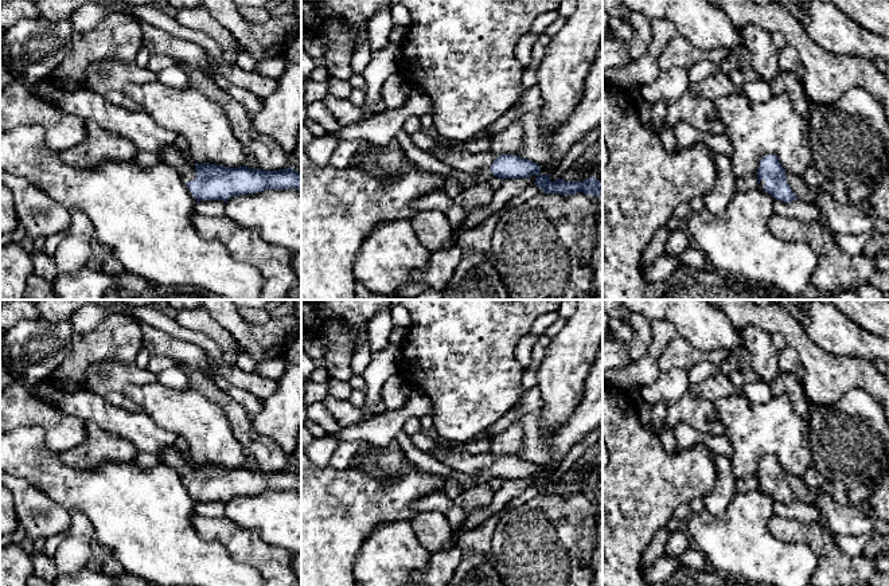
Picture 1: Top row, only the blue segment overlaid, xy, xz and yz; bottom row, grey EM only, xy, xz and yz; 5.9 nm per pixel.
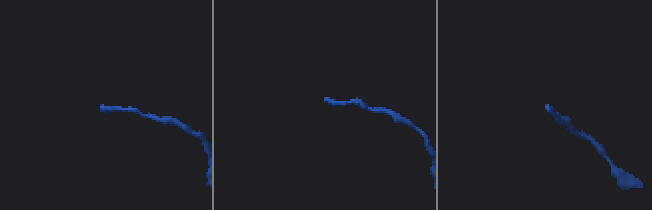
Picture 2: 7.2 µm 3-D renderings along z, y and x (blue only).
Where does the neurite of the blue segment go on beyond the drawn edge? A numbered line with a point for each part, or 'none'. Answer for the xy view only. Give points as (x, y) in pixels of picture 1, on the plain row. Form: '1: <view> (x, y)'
1: xy (172, 457)

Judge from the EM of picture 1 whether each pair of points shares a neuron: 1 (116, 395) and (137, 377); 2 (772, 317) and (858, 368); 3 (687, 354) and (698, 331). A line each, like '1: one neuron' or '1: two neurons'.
1: one neuron
2: one neuron
3: two neurons

